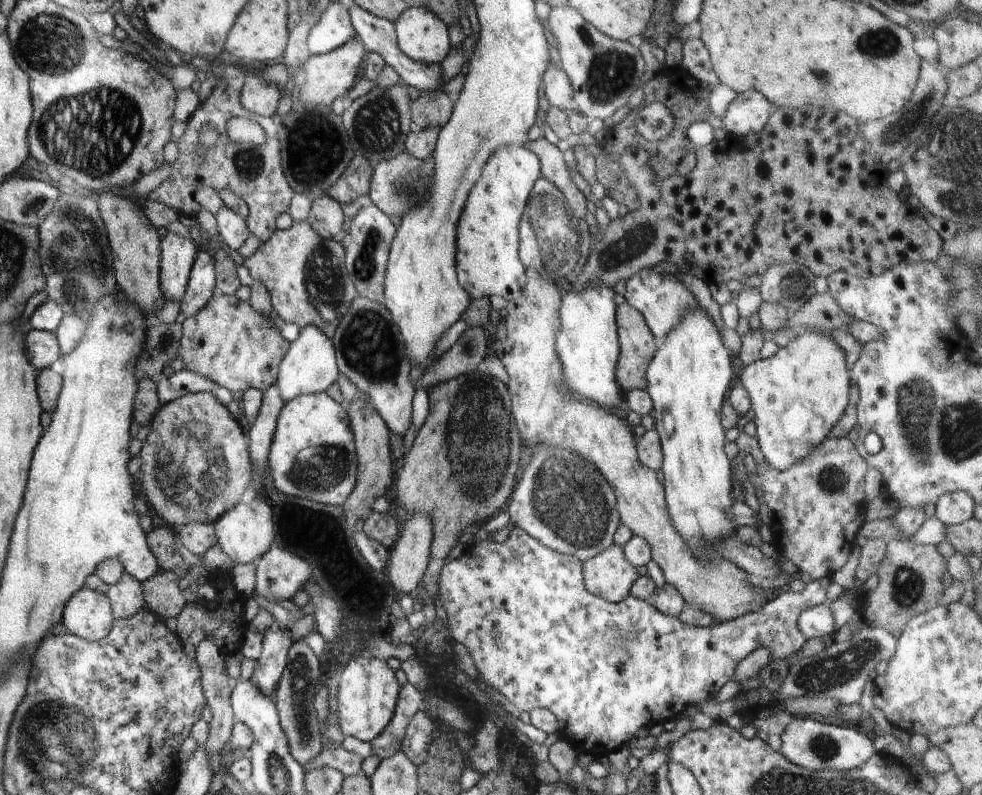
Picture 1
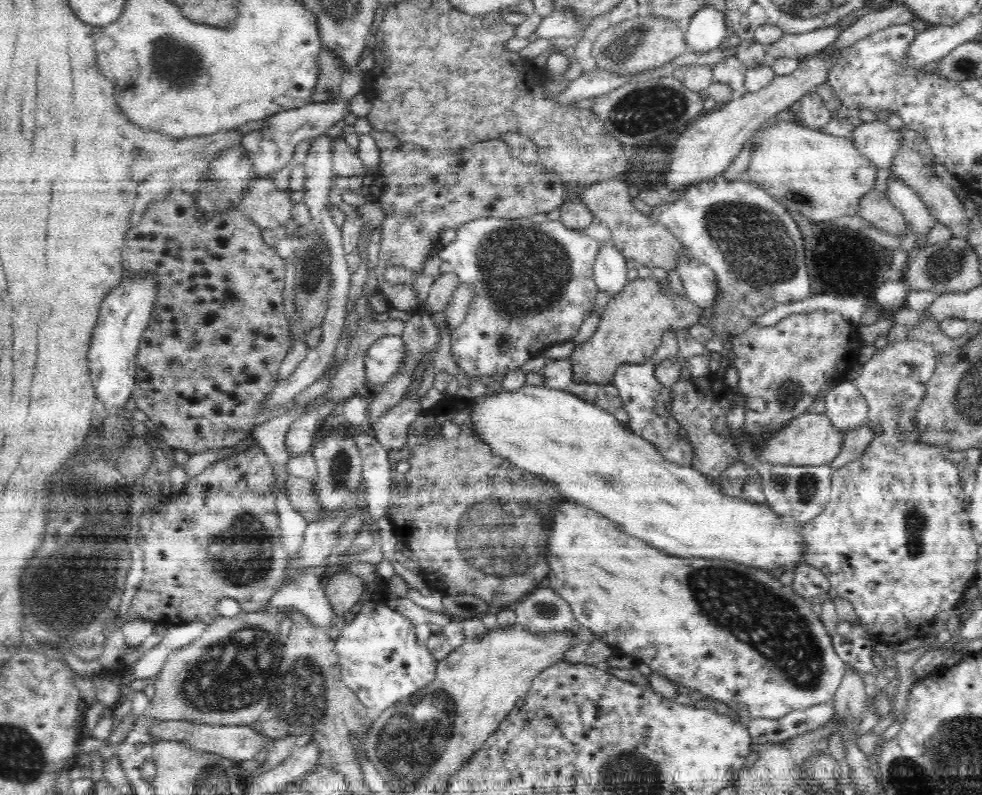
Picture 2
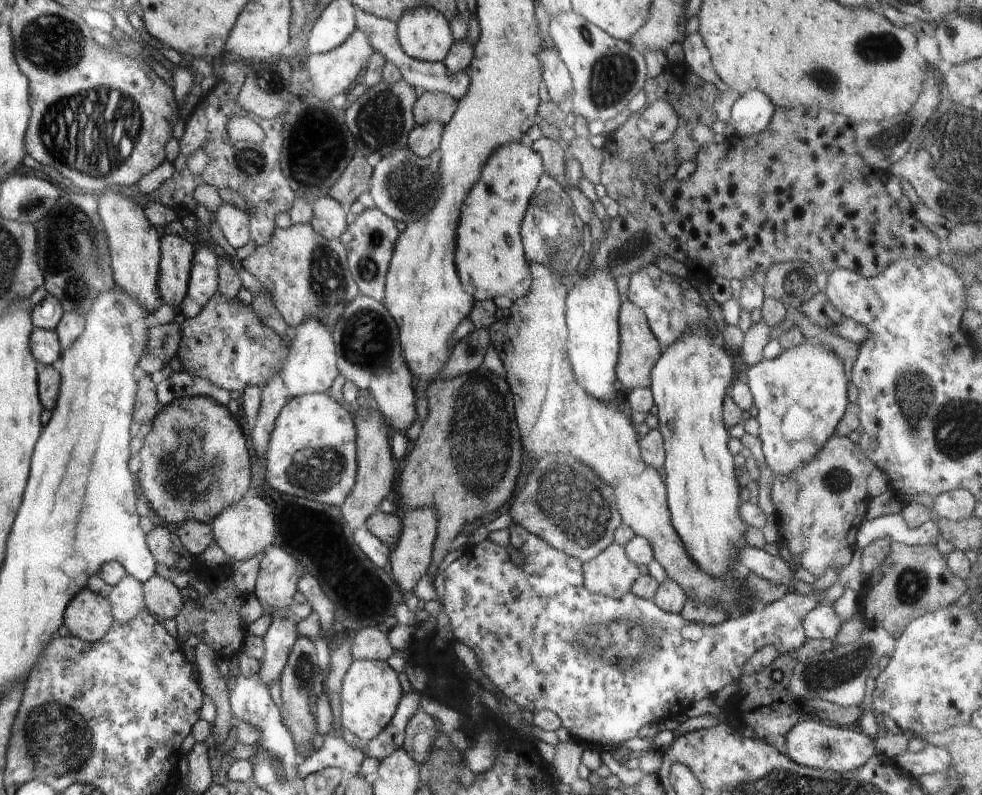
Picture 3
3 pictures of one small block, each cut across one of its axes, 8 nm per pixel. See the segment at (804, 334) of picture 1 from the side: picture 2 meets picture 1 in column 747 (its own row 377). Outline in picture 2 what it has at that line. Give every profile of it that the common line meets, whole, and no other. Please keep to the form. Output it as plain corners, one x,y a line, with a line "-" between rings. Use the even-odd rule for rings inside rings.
384,335
365,353
365,380
370,386
389,383
400,372
407,348
401,336

